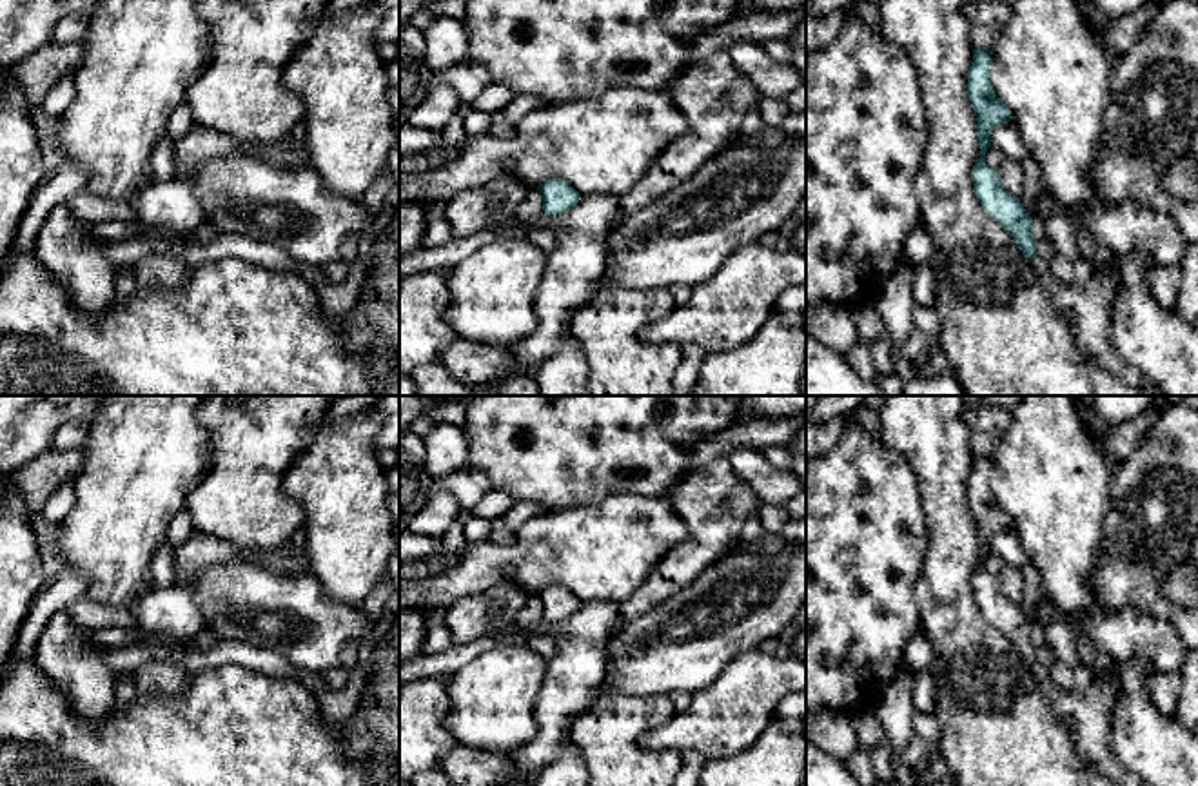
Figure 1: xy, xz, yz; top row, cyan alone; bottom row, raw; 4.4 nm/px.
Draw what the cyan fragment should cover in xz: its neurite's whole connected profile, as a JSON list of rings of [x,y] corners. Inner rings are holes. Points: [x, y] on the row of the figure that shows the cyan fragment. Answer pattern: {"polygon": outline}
{"polygon": [[[561,178],[543,182],[537,191],[541,192],[543,211],[550,218],[574,209],[581,200],[581,194]]]}

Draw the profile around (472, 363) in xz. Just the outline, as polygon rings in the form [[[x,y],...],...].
[[[457,339],[437,359],[454,379],[468,387],[483,387],[516,368],[514,347],[485,345]]]

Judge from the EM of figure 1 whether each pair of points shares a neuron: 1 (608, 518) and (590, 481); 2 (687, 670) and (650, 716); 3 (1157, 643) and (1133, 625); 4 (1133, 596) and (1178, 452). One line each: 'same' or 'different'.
1: different
2: different
3: same
4: same

